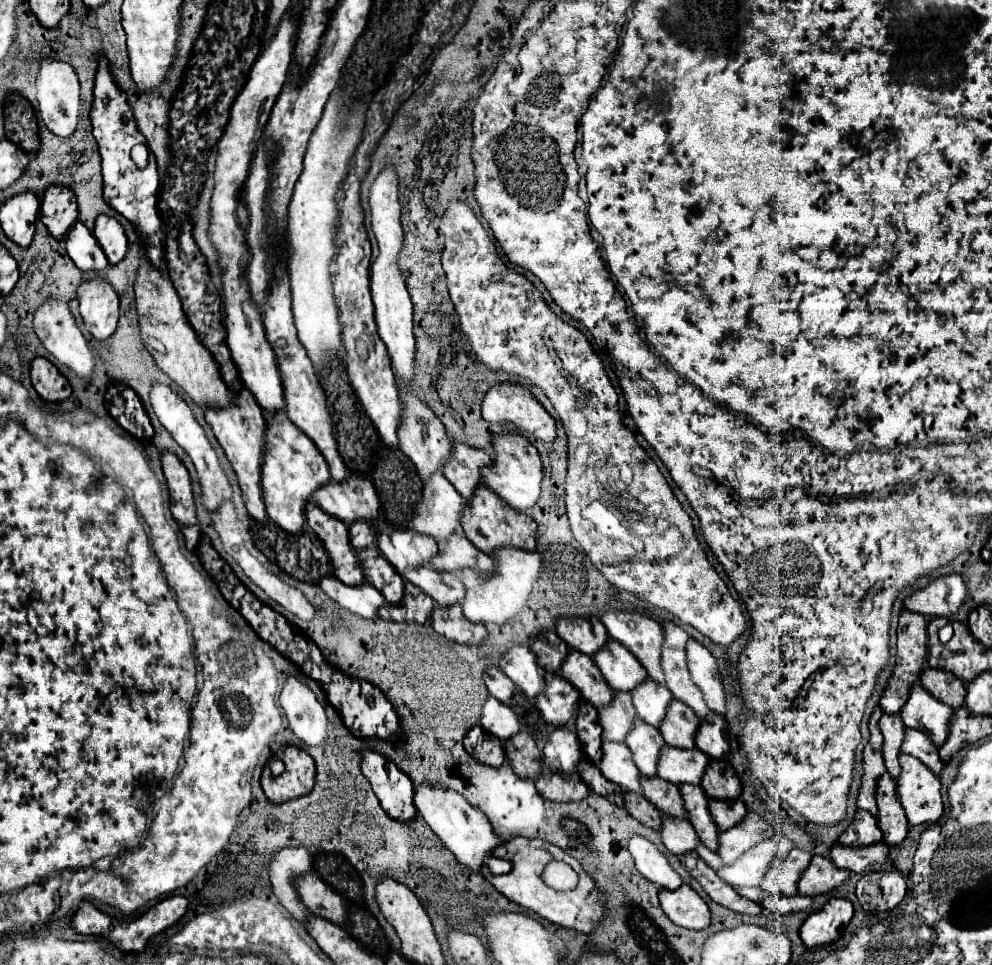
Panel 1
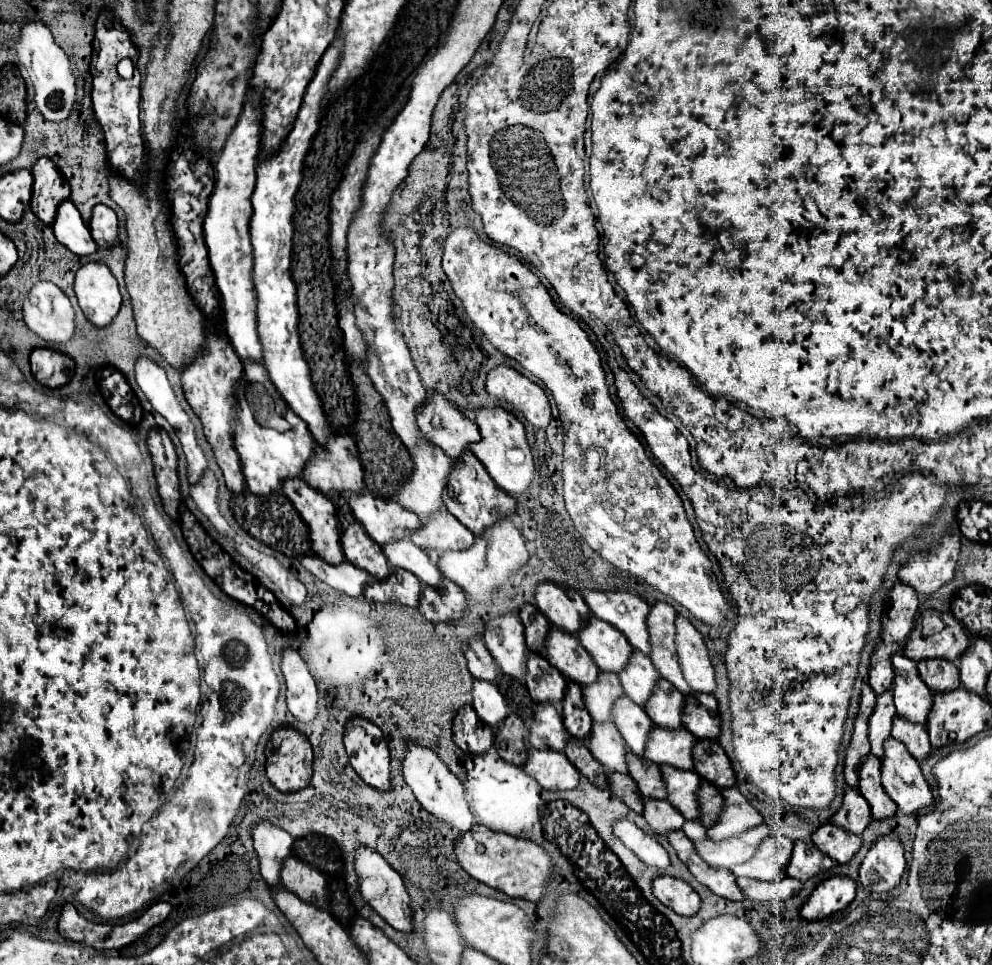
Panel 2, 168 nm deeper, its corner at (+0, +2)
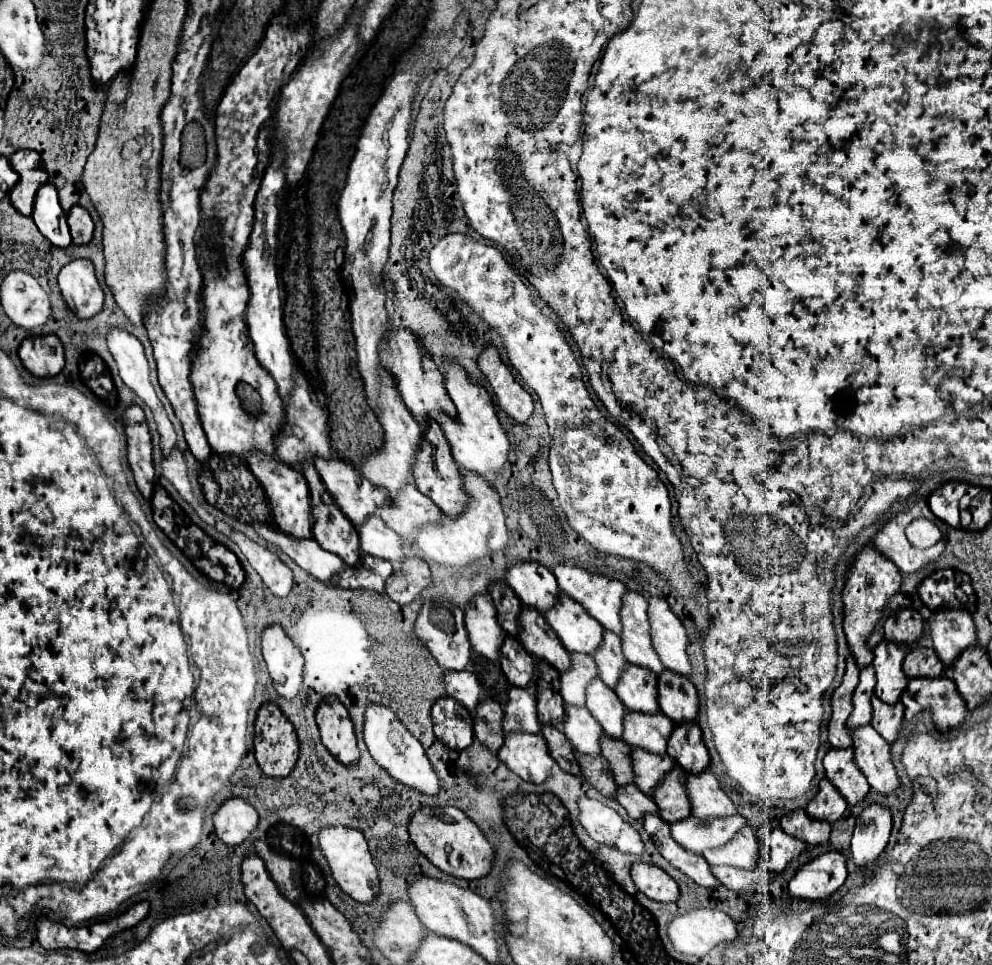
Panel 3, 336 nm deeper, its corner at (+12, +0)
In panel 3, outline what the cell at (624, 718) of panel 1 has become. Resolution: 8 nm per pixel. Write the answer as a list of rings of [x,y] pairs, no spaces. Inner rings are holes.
[[[579,653],[571,655],[573,667],[567,673],[561,673],[561,693],[563,701],[567,705],[575,707],[585,707],[585,695],[587,695],[587,685],[599,677],[597,665],[593,657],[583,657]]]

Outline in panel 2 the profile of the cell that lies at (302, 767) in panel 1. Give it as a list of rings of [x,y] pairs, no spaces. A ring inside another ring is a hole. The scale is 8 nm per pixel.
[[[279,727],[267,741],[267,777],[279,791],[299,791],[311,781],[313,751],[303,733]]]

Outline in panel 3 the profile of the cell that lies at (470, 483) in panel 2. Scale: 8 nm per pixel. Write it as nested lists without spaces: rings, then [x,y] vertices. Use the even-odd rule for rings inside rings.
[[[431,425],[423,433],[423,449],[419,449],[419,459],[415,461],[415,483],[421,493],[425,493],[447,517],[459,517],[467,507],[467,491],[463,485],[463,475],[451,457],[451,449],[439,425]]]

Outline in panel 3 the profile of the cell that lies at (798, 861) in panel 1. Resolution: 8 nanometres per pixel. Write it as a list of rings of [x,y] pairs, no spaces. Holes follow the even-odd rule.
[[[745,825],[735,839],[731,839],[723,849],[715,849],[711,853],[705,853],[709,865],[729,865],[745,871],[753,871],[759,865],[761,855],[761,841],[753,827]]]

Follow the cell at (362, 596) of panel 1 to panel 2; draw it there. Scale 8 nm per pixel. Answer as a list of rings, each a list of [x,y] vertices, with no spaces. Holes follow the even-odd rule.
[[[303,555],[299,563],[329,587],[351,597],[359,597],[363,593],[363,587],[373,579],[367,571],[355,567],[349,561],[343,561],[339,563],[339,567],[335,567],[331,563],[323,563],[323,559],[319,559],[317,555]]]

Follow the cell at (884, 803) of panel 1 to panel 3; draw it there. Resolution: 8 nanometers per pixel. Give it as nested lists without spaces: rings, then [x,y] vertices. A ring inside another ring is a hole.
[[[851,747],[831,749],[823,759],[823,767],[827,779],[837,787],[837,791],[851,807],[867,797],[871,787],[867,785],[867,779],[863,777],[861,769],[855,765],[855,753]]]

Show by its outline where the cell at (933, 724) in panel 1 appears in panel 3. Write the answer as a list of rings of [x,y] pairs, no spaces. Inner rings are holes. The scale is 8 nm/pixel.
[[[881,641],[873,649],[873,655],[875,655],[873,667],[877,675],[875,695],[887,705],[895,705],[901,699],[901,693],[909,683],[907,675],[903,673],[905,649],[897,643]]]

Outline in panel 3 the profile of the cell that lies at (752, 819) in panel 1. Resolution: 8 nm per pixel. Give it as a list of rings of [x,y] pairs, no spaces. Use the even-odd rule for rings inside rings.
[[[711,771],[689,775],[687,779],[689,799],[693,805],[693,815],[701,821],[719,819],[719,817],[733,817],[737,815],[737,807],[733,801],[721,791],[719,781]]]

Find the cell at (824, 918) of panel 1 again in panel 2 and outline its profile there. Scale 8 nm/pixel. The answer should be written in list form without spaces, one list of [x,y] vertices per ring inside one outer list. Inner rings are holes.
[[[829,877],[821,881],[801,907],[807,921],[819,921],[837,909],[845,909],[855,897],[857,883],[849,877]]]

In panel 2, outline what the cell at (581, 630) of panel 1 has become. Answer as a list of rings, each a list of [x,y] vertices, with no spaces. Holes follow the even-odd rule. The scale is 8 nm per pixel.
[[[549,581],[537,585],[535,605],[553,625],[567,633],[577,633],[591,617],[591,611],[579,591]]]

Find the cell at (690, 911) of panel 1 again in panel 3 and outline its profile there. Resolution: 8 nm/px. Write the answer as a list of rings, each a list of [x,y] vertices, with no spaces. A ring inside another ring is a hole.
[[[635,863],[631,867],[631,877],[637,889],[653,901],[673,903],[679,899],[677,883],[659,867],[647,863]]]

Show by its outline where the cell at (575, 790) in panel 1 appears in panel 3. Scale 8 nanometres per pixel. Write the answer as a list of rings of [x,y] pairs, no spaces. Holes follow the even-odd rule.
[[[511,733],[497,755],[515,775],[537,785],[551,777],[551,769],[555,765],[545,739],[541,735],[531,737],[531,733]]]

